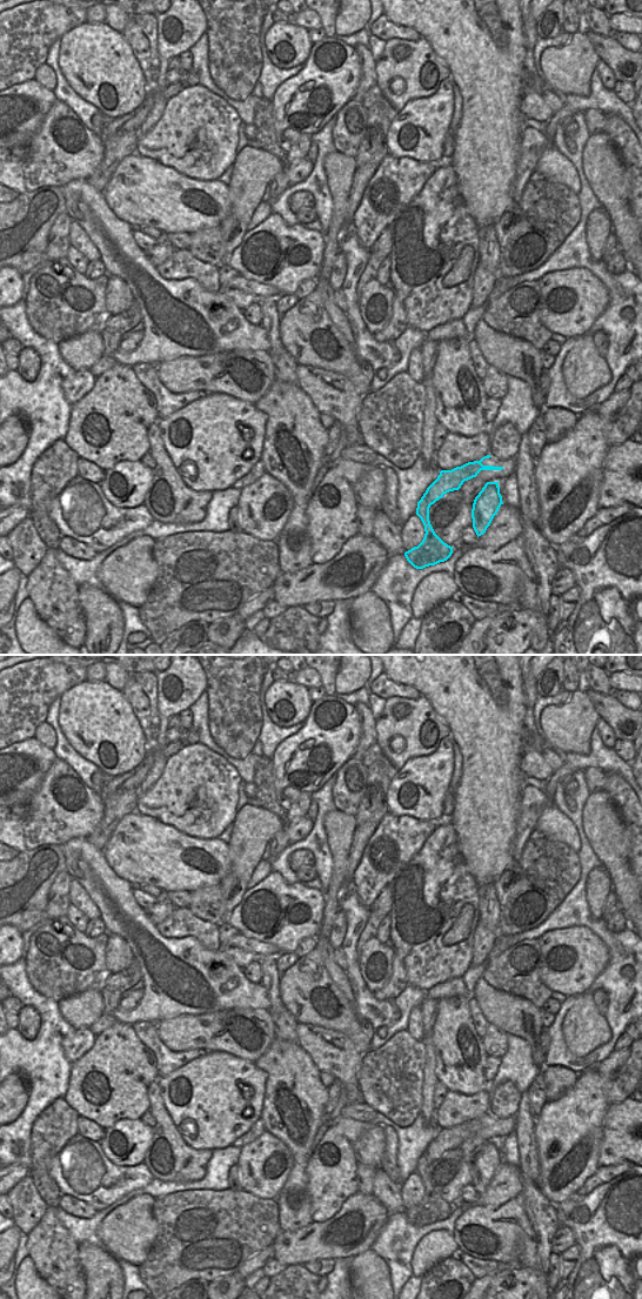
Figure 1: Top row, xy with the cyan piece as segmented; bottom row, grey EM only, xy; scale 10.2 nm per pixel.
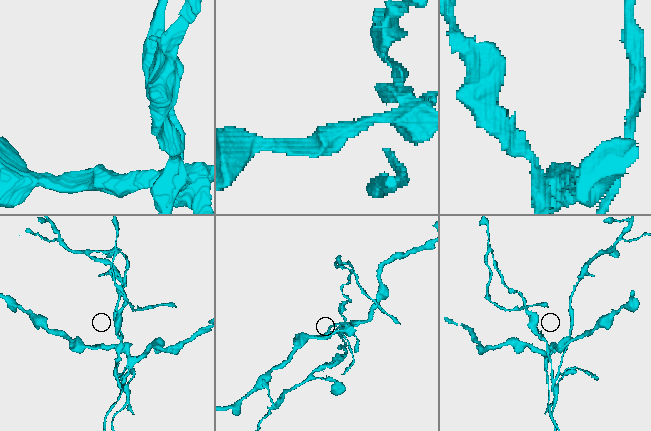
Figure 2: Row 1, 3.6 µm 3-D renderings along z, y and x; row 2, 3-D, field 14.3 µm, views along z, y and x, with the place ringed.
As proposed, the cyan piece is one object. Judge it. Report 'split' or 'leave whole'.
split

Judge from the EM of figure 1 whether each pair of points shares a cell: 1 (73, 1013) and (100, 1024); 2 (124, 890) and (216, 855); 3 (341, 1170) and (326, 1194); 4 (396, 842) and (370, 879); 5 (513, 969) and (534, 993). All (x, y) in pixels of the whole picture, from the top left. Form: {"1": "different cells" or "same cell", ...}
{"1": "different cells", "2": "different cells", "3": "same cell", "4": "same cell", "5": "same cell"}

